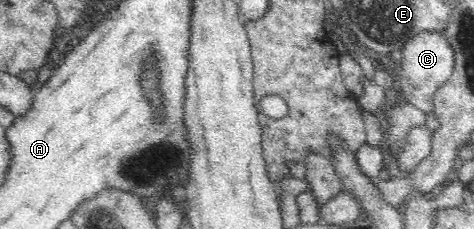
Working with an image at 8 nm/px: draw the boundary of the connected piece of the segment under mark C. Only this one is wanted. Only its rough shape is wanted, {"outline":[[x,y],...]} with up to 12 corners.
{"outline":[[441,32],[407,41],[395,65],[409,103],[431,113],[434,93],[453,73]]}

